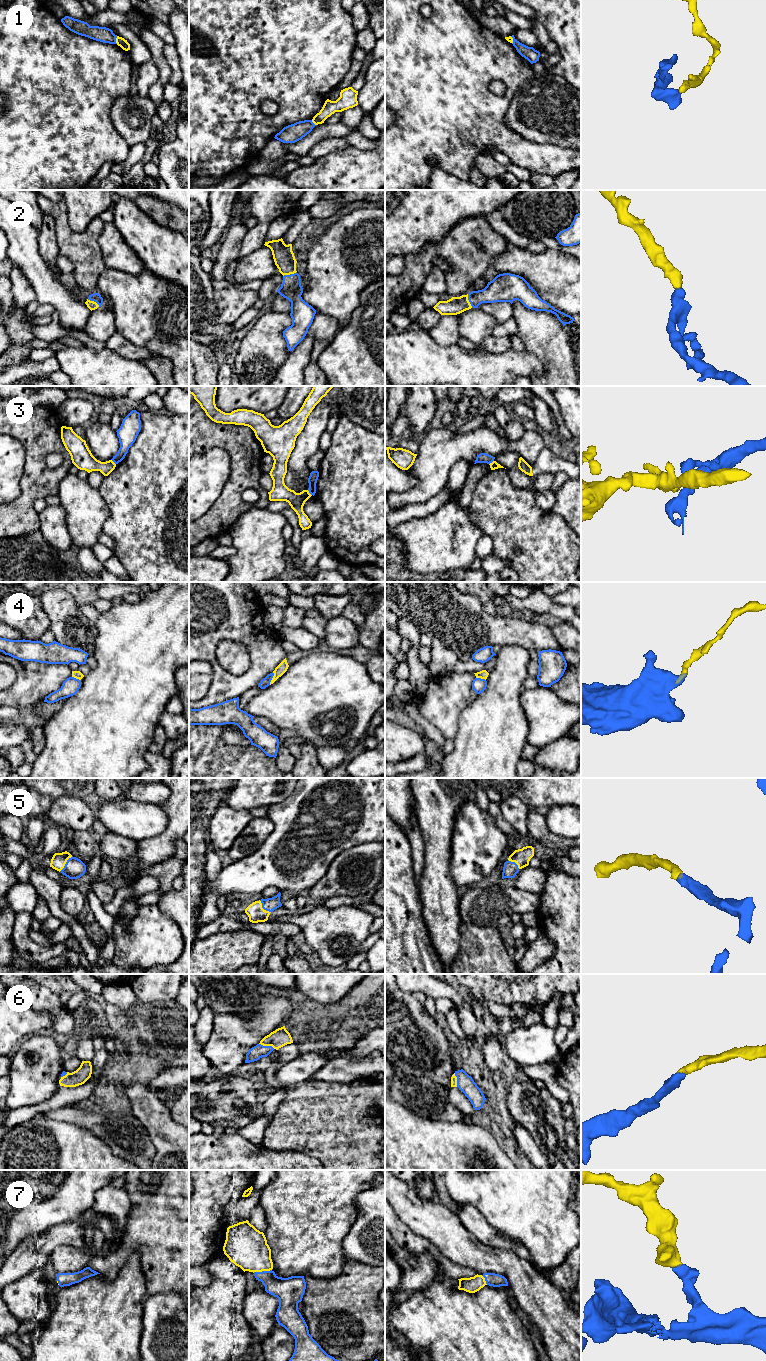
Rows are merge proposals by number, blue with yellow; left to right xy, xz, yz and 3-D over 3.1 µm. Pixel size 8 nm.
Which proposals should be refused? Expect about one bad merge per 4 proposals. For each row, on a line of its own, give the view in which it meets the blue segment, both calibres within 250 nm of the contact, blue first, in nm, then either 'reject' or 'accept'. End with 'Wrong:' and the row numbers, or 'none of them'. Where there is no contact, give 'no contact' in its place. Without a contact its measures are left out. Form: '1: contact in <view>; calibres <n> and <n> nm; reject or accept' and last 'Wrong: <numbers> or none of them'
1: contact in xy; calibres 120 and 70 nm; reject
2: contact in xz; calibres 170 and 170 nm; accept
3: contact in xz; calibres 80 and 140 nm; reject
4: contact in xz; calibres 80 and 80 nm; reject
5: contact in xy; calibres 160 and 120 nm; accept
6: contact in xz; calibres 110 and 150 nm; accept
7: contact in xz; calibres 190 and 320 nm; accept
Wrong: 1, 3, 4

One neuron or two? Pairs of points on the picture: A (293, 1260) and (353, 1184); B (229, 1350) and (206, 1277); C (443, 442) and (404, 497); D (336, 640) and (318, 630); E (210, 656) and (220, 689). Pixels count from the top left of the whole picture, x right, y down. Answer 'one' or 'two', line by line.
A: one
B: two
C: one
D: two
E: one

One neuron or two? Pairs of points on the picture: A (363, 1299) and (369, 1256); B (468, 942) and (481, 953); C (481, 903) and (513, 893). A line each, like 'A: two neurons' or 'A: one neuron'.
A: two neurons
B: one neuron
C: one neuron

